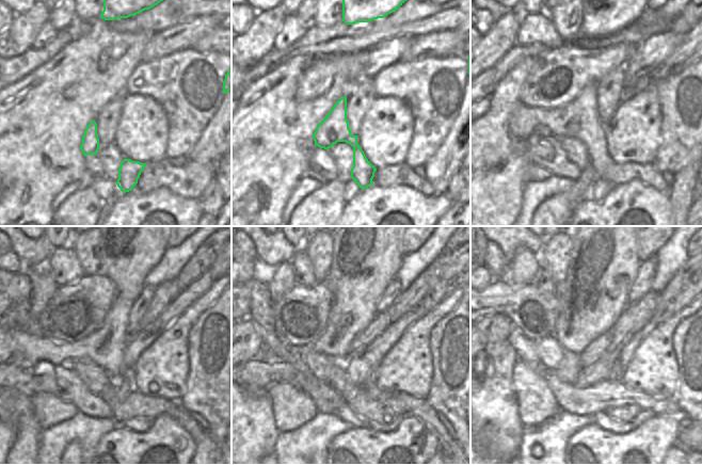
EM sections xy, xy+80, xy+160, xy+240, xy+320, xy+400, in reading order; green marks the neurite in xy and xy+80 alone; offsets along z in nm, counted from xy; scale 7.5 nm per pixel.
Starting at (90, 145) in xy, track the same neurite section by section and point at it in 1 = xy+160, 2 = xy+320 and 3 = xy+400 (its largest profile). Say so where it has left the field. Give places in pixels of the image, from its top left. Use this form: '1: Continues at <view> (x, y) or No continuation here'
1: Continues at xy+160 (579, 118)
2: Continues at xy+320 (367, 255)
3: Continues at xy+400 (604, 263)

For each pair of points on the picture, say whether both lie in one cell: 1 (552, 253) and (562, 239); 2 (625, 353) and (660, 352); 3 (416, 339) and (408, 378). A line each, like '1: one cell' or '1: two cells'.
1: one cell
2: two cells
3: one cell

